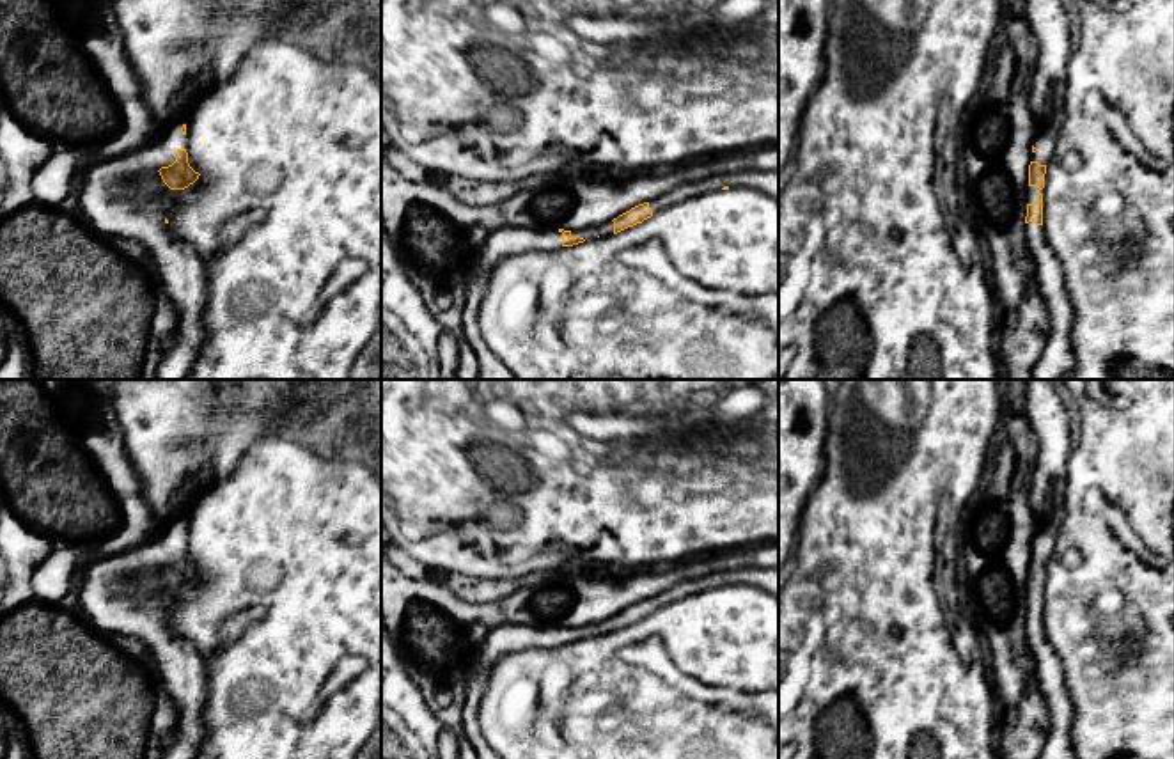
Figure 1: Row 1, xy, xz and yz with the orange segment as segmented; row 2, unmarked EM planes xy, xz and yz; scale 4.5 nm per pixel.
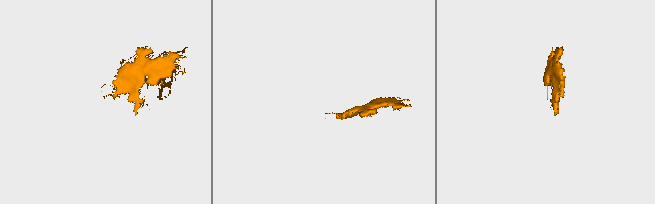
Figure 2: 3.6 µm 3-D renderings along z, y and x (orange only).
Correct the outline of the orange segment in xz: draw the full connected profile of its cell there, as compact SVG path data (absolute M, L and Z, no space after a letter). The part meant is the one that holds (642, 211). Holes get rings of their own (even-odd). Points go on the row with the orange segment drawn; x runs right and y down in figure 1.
M738 170L720 176L708 176L693 183L679 184L663 195L638 204L617 218L578 231L550 231L550 229L525 229L504 227L493 231L488 239L477 248L466 266L465 303L461 307L463 335L479 360L479 380L516 380L514 372L489 349L484 340L477 312L479 303L489 277L489 271L505 257L525 254L530 250L560 250L583 241L592 241L598 236L612 236L628 227L642 223L654 213L667 206L685 200L688 193L700 195L713 190L729 190L732 186L752 186L764 192L779 202L779 172L771 170Z

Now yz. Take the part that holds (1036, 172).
M1025 0L1025 16L1036 39L1034 80L1029 94L1036 135L1025 193L1025 238L1034 261L1034 280L1050 316L1046 344L1032 367L1032 380L1062 380L1075 367L1075 310L1064 284L1062 264L1043 227L1043 188L1046 165L1053 158L1057 135L1066 119L1068 62L1073 53L1071 27L1061 0Z

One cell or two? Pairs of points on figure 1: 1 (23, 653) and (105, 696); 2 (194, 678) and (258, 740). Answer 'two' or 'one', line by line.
1: one
2: two

